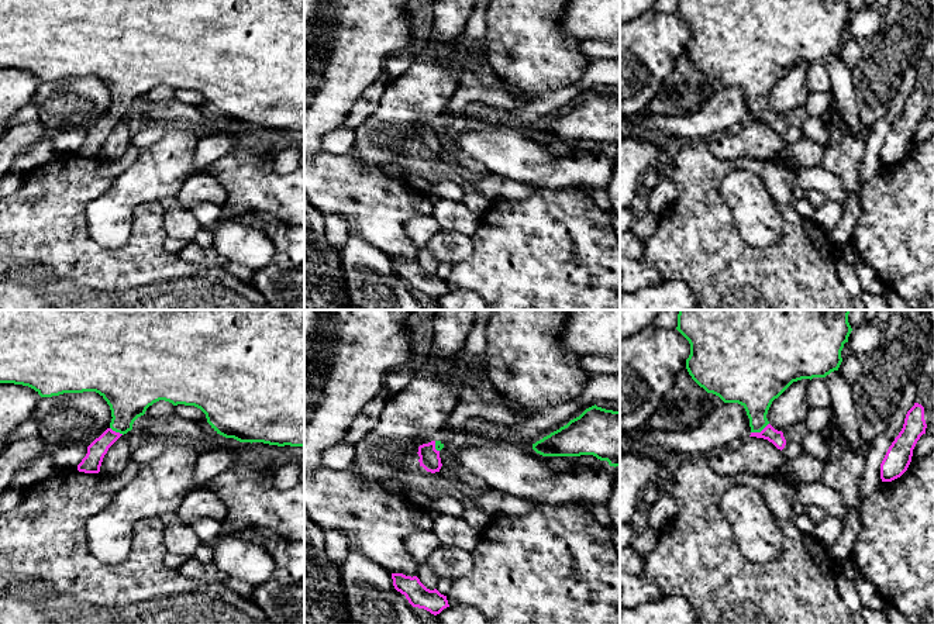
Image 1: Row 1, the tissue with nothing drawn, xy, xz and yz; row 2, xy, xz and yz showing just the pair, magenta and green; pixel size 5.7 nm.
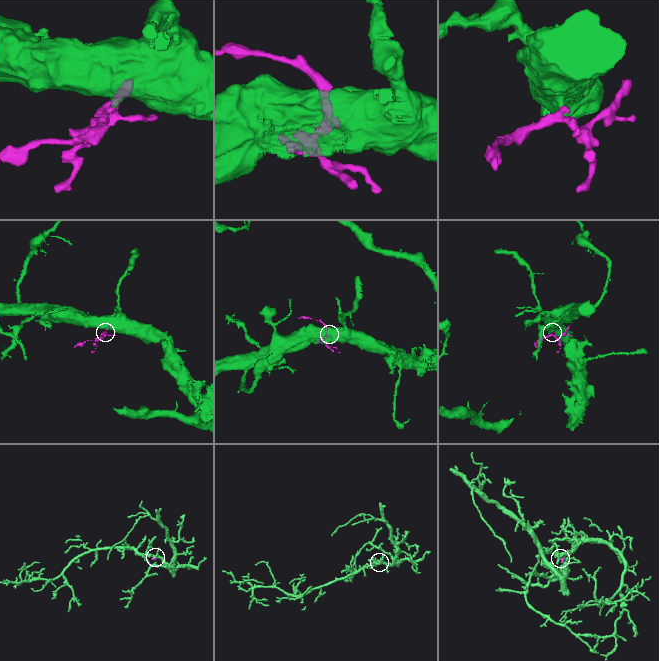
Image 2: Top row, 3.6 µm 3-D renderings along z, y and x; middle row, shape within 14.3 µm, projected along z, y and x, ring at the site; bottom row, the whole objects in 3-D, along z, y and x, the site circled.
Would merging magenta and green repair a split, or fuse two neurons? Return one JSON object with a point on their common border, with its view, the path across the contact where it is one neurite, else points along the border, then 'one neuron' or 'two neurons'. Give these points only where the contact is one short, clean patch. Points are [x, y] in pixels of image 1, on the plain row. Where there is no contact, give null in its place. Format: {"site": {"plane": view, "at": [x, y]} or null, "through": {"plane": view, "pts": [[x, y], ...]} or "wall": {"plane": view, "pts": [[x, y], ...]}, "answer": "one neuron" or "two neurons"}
{"site": {"plane": "yz", "at": [761, 116]}, "through": {"plane": "yz", "pts": [[776, 121], [761, 116], [757, 100], [755, 73]]}, "answer": "one neuron"}

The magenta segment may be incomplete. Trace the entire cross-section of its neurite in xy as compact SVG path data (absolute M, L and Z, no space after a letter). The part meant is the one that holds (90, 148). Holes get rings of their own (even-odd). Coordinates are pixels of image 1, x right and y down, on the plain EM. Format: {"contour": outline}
{"contour": "M0 0L0 68L28 70L41 82L96 76L107 86L113 103L110 111L87 131L86 141L77 149L77 155L85 158L99 158L108 132L131 116L134 106L159 85L200 93L211 113L225 123L304 132L304 0Z"}

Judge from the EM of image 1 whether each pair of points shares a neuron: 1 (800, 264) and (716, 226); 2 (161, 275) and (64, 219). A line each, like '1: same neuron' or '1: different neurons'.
1: same neuron
2: same neuron

